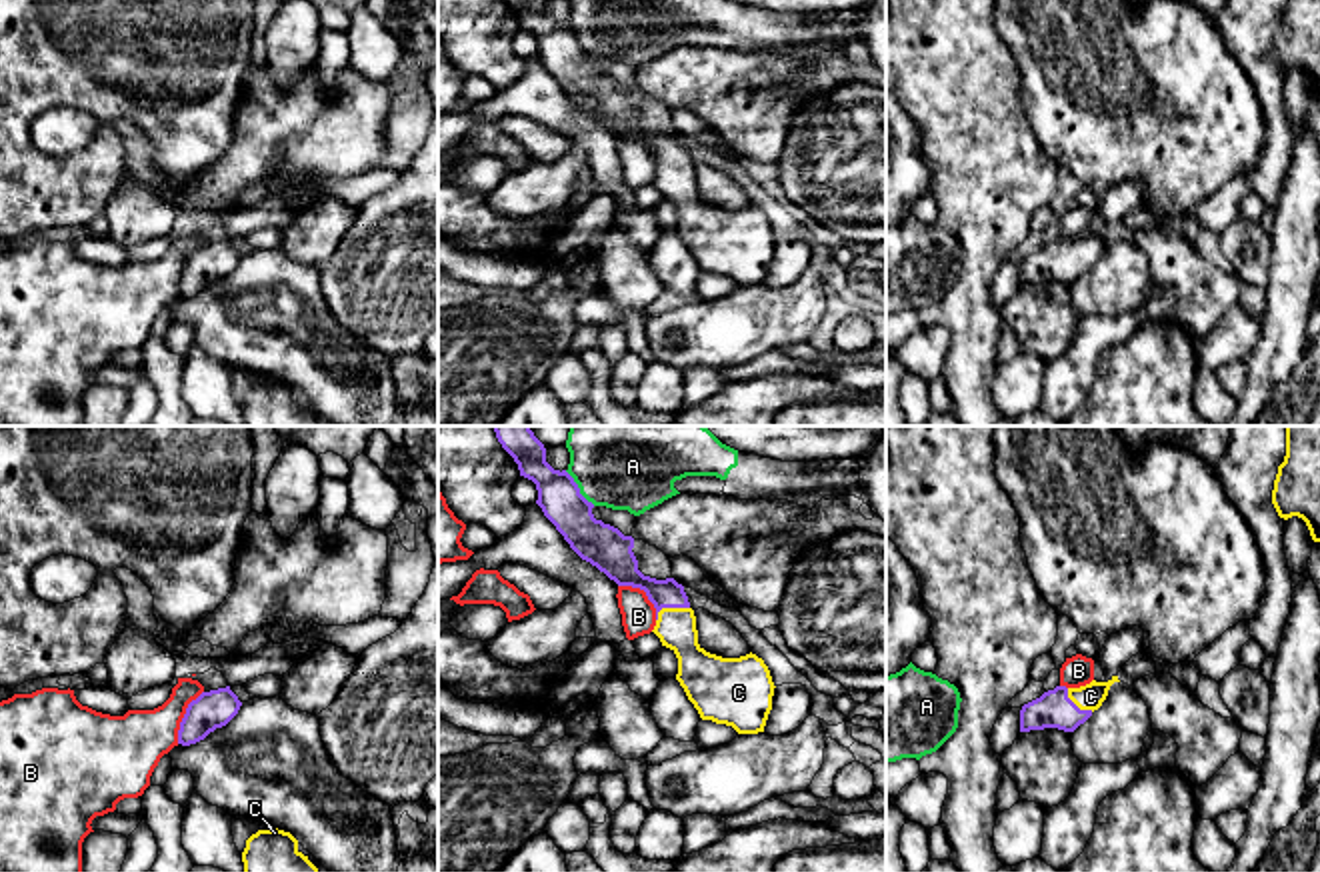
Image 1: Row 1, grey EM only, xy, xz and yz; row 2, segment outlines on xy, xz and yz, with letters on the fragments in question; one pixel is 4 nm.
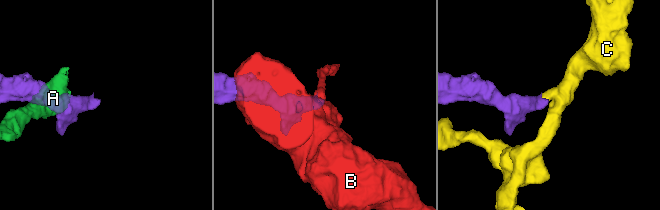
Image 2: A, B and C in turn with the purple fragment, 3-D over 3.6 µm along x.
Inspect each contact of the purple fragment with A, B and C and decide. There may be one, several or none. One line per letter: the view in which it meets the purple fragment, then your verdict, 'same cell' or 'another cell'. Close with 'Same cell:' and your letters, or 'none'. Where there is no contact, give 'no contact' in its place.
A: contact in xz; another cell
B: contact in xy; another cell
C: contact in xz; same cell
Same cell: C

